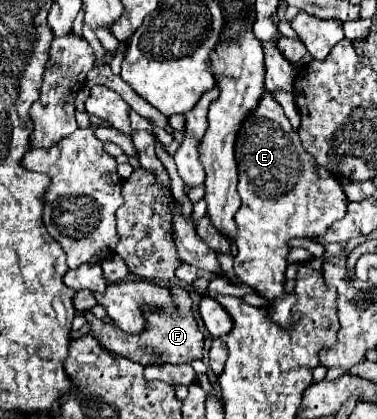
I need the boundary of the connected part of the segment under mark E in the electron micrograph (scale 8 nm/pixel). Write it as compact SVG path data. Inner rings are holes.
M265 90L257 108L243 120L235 142L235 160L237 166L241 166L237 188L241 208L235 214L239 228L235 238L239 248L235 256L235 274L241 282L251 286L257 296L269 302L267 320L287 330L299 320L299 312L293 310L297 302L295 292L285 294L287 254L291 250L289 240L313 240L315 236L325 234L333 222L345 216L347 196L329 172L319 172L315 158L303 148L299 134L291 126L283 108L269 102L277 100Z

